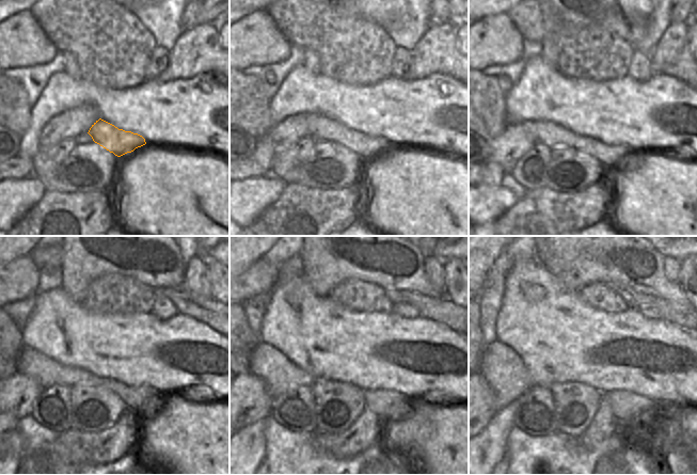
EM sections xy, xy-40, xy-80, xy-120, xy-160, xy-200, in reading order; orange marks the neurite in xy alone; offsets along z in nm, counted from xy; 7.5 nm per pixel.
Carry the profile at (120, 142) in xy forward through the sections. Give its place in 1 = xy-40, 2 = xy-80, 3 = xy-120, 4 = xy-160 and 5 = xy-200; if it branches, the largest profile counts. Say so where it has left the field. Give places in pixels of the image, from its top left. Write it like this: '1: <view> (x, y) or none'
1: xy-40 (364, 146)
2: xy-80 (553, 136)
3: xy-120 (136, 398)
4: xy-160 (382, 402)
5: xy-200 (627, 406)

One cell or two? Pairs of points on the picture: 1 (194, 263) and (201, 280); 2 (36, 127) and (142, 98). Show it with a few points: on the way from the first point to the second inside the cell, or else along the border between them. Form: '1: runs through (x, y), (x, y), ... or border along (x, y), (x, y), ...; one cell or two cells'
1: runs through (195, 267), (196, 275); one cell
2: runs through (59, 99), (62, 96), (114, 98); one cell

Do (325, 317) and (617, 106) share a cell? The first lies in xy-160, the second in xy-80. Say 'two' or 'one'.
one

